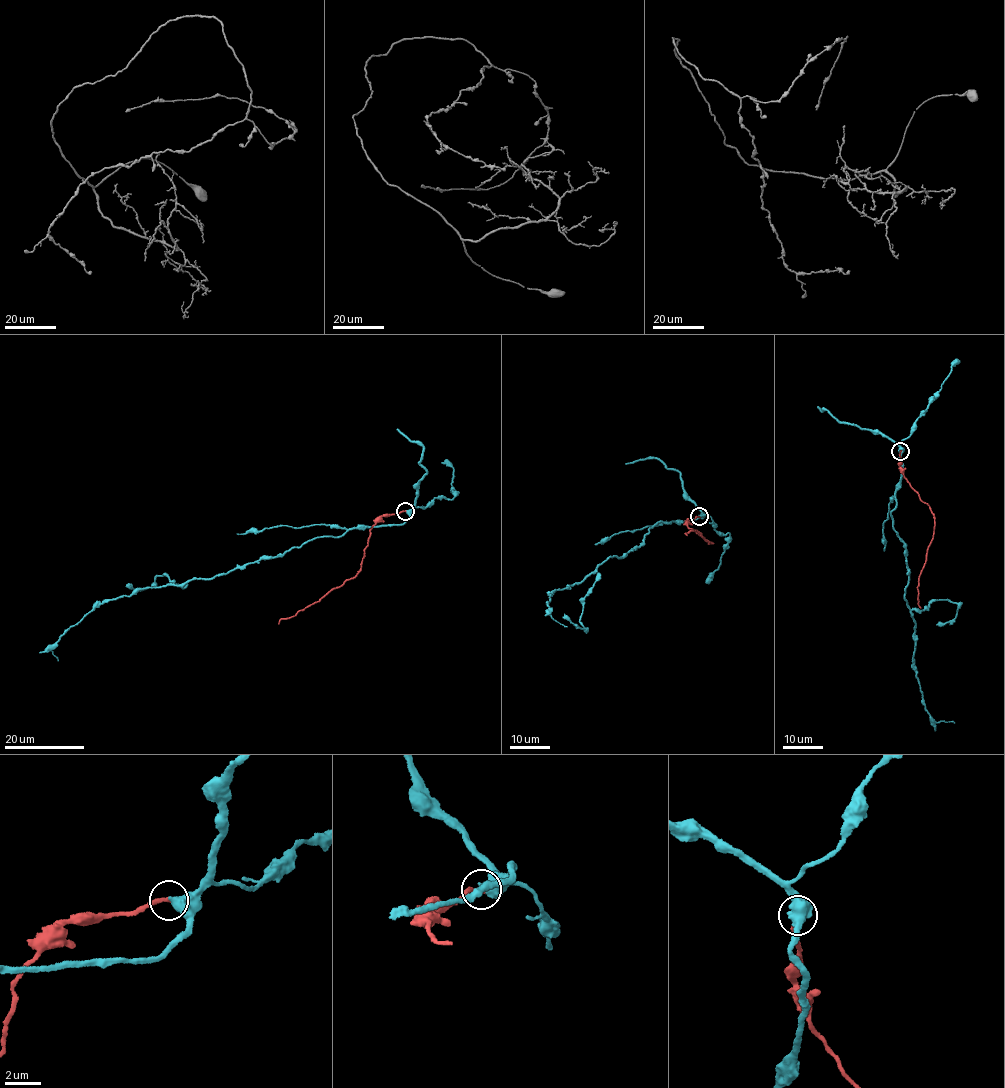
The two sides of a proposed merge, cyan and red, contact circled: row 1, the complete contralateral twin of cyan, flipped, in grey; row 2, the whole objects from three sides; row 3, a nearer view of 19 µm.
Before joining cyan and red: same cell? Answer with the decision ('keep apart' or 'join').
join

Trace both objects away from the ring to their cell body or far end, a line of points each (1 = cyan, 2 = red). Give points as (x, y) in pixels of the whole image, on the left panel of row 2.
1: (405, 511), (409, 517), (400, 524), (359, 525), (211, 578), (139, 588), (107, 599), (50, 649), (58, 661)
2: (405, 511), (386, 513), (374, 523), (361, 569), (356, 575), (278, 624)

